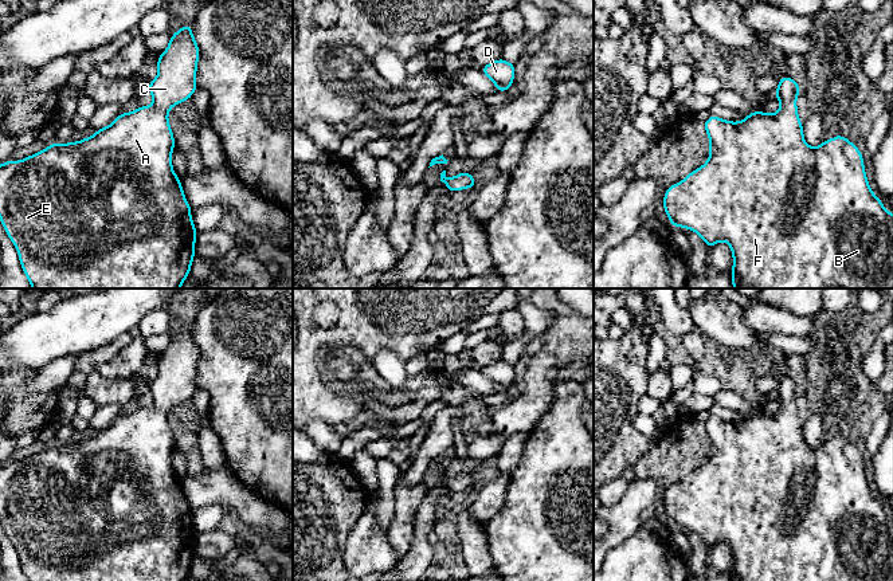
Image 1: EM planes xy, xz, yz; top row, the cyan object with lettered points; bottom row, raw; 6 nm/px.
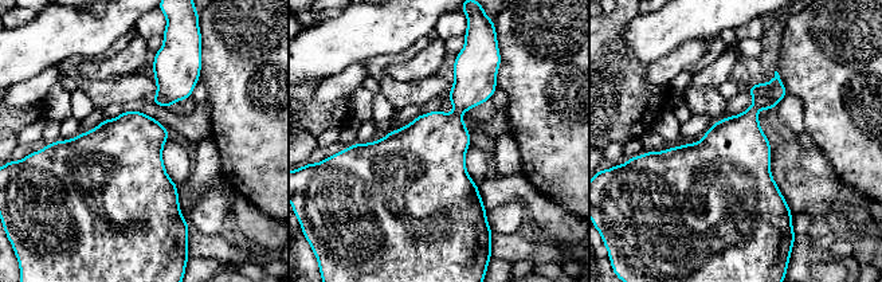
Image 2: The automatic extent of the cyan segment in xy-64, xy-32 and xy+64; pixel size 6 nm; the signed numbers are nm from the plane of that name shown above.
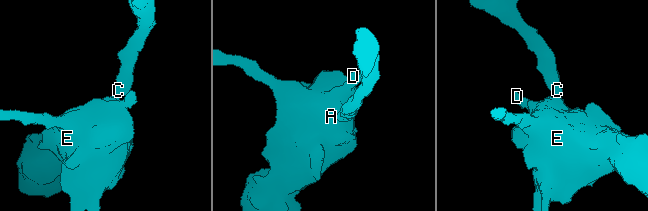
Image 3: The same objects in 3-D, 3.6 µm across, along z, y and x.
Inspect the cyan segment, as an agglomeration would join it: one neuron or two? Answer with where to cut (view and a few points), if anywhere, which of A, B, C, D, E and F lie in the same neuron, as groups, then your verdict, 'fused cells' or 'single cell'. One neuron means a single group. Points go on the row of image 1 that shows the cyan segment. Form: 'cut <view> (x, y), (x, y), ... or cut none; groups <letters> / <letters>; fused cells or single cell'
cut none; groups A B C D E F; single cell

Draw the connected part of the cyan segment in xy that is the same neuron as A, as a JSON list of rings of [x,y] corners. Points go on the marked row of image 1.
[[[184,25],[171,35],[167,50],[158,55],[158,75],[148,85],[153,97],[152,106],[140,106],[130,113],[121,113],[109,126],[98,129],[95,134],[77,142],[54,142],[42,152],[20,161],[8,160],[0,165],[0,221],[8,237],[13,243],[23,272],[32,288],[180,288],[188,278],[195,258],[197,229],[191,216],[181,180],[172,168],[172,152],[175,137],[168,121],[168,113],[177,105],[188,101],[196,91],[196,70],[200,56],[199,46],[192,34],[192,25]]]

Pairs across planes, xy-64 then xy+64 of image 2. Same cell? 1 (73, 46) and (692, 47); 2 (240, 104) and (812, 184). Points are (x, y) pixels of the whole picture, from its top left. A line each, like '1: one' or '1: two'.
1: two
2: two

